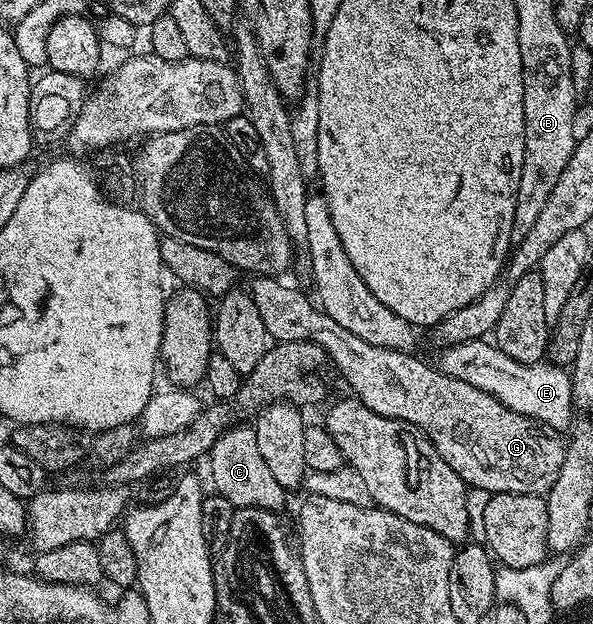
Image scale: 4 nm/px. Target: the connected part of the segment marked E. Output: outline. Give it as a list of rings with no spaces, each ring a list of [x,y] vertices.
[[[486,339],[453,344],[440,352],[443,353],[437,360],[437,366],[445,374],[493,394],[493,398],[501,401],[506,408],[548,424],[550,428],[566,430],[572,427],[571,372],[566,367],[550,362],[522,364]]]

